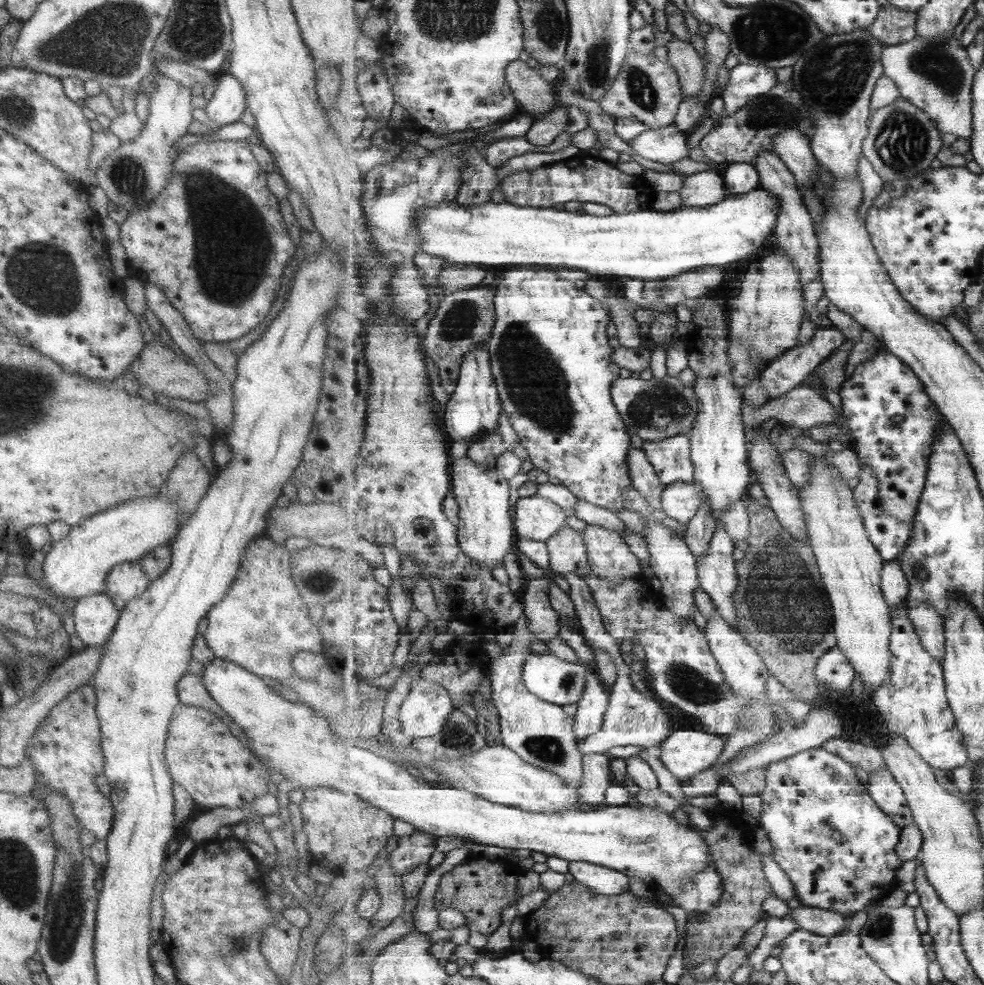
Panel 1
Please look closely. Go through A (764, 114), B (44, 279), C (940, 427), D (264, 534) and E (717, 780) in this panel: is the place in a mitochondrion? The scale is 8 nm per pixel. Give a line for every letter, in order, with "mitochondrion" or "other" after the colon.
A: mitochondrion
B: mitochondrion
C: other
D: other
E: other

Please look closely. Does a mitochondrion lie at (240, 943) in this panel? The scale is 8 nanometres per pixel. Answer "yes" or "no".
yes

